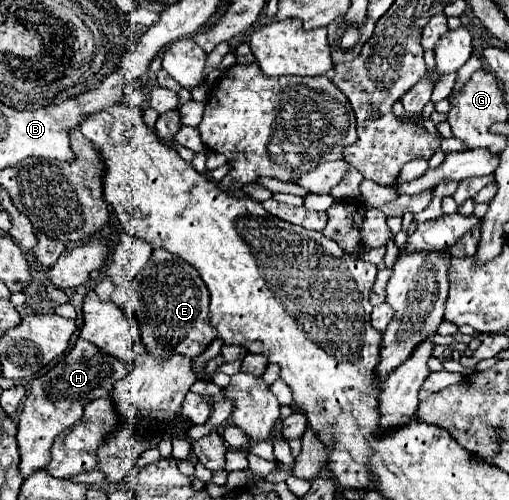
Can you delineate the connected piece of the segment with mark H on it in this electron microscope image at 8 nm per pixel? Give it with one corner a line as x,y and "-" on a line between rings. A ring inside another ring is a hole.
78,339
74,349
58,365
54,365
48,373
32,379
30,393
24,399
16,435
20,447
18,469
24,479
50,463
50,447
54,443
54,437
66,427
78,423
84,405
94,399
108,397
114,389
114,383
120,381
128,371
130,365
122,363
120,359
110,359
110,355
102,355
102,351
98,351
98,347
94,347
92,343
84,343
82,339

